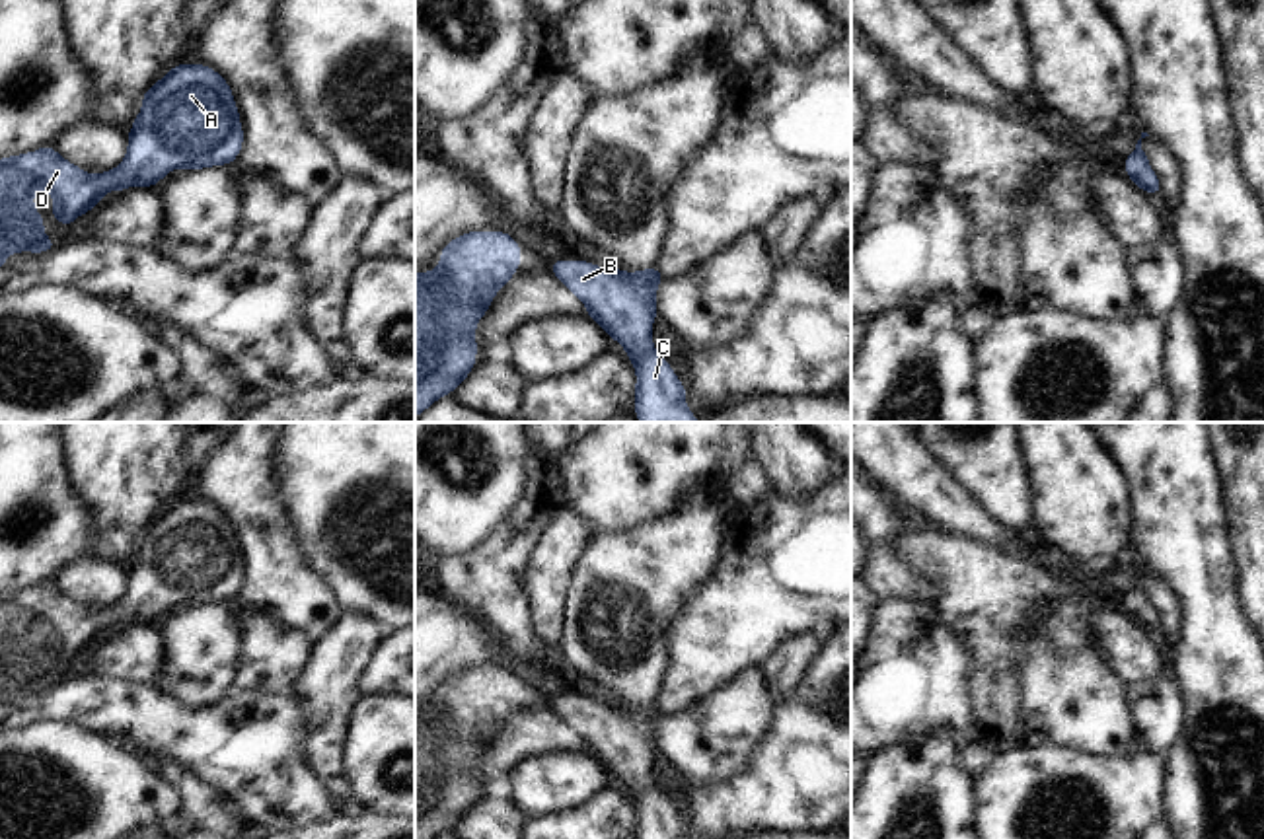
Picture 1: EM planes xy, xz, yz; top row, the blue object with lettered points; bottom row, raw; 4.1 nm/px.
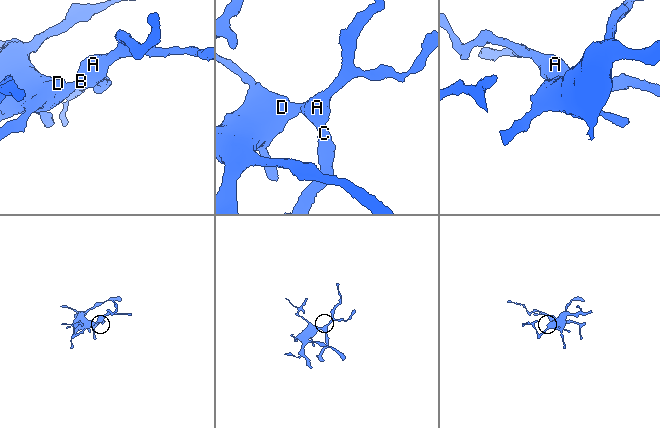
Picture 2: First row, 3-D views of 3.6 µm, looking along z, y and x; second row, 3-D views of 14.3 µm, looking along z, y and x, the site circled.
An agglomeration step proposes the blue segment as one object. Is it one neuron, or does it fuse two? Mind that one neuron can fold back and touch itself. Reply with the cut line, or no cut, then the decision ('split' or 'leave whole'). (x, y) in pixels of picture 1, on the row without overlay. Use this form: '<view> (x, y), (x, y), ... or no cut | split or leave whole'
no cut | leave whole

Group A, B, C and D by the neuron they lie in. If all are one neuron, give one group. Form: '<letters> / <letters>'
A B C D

